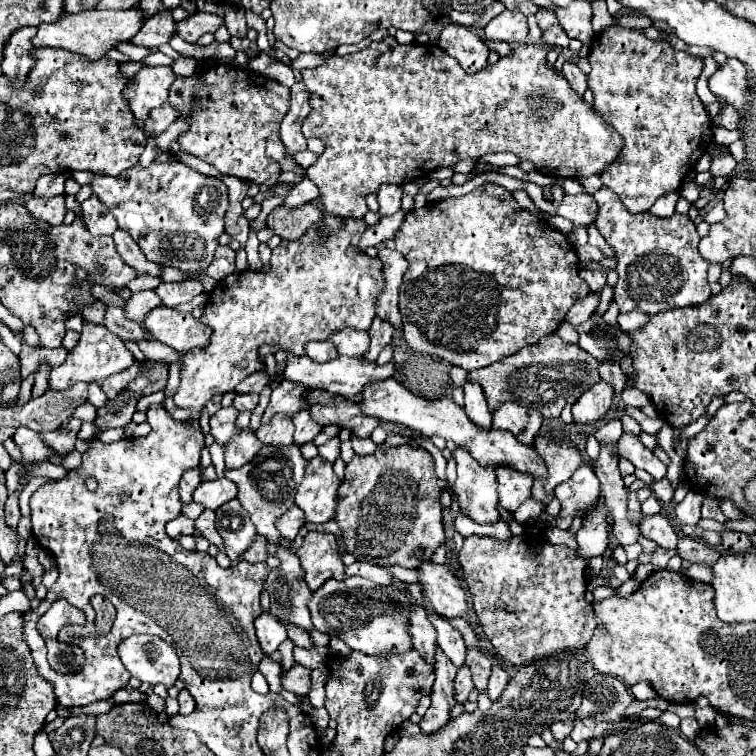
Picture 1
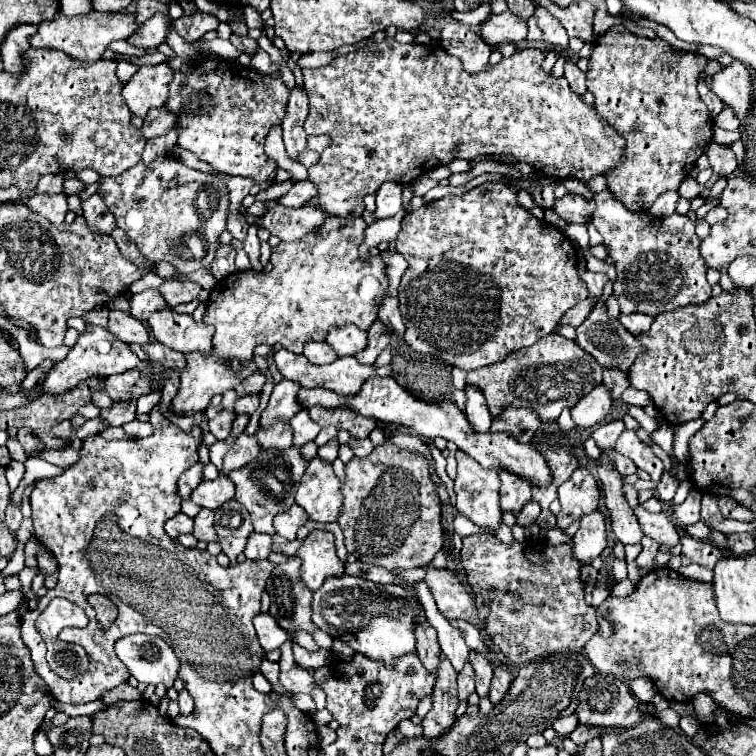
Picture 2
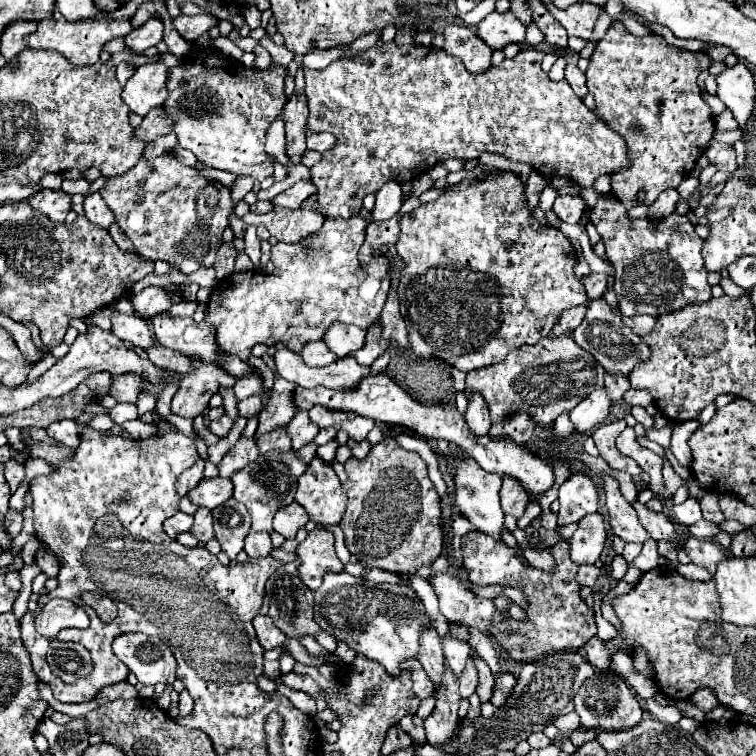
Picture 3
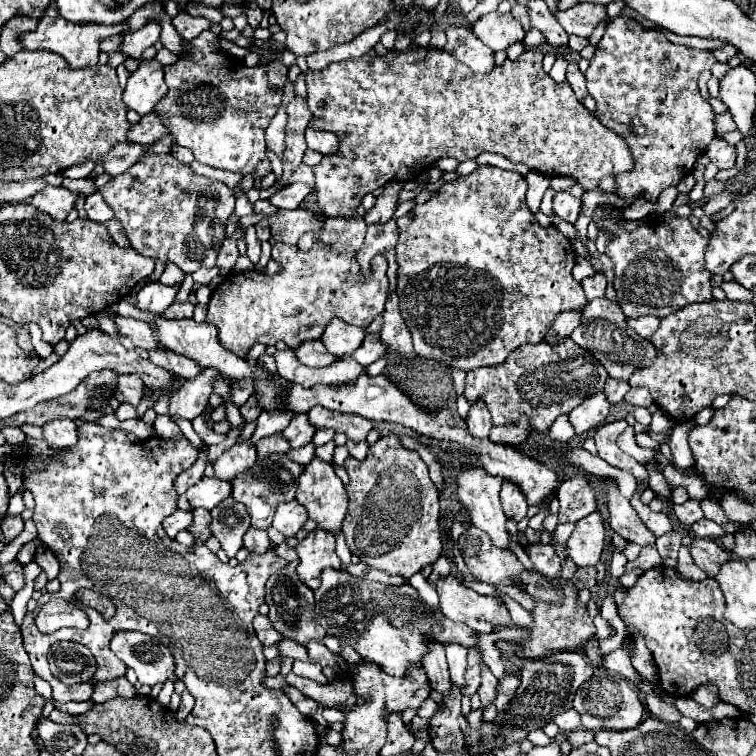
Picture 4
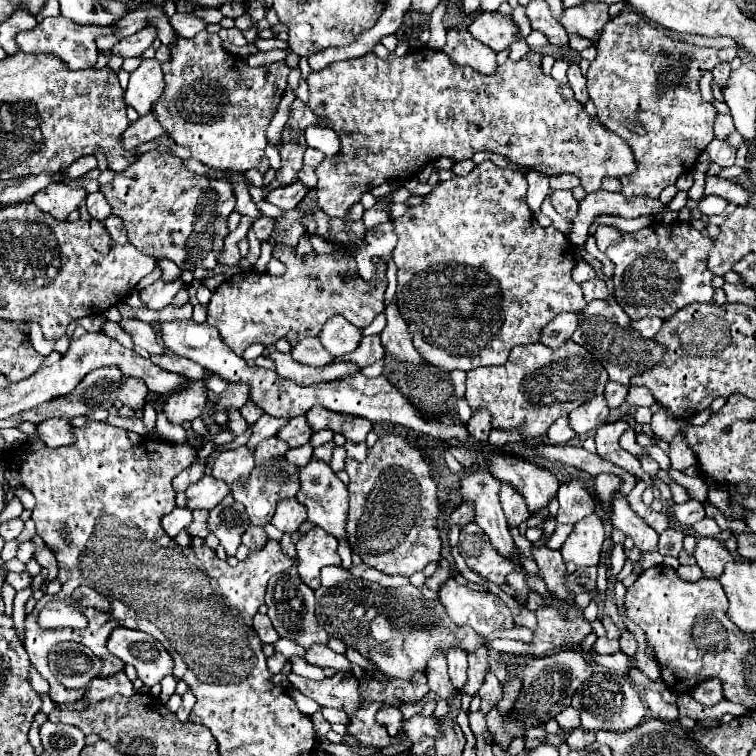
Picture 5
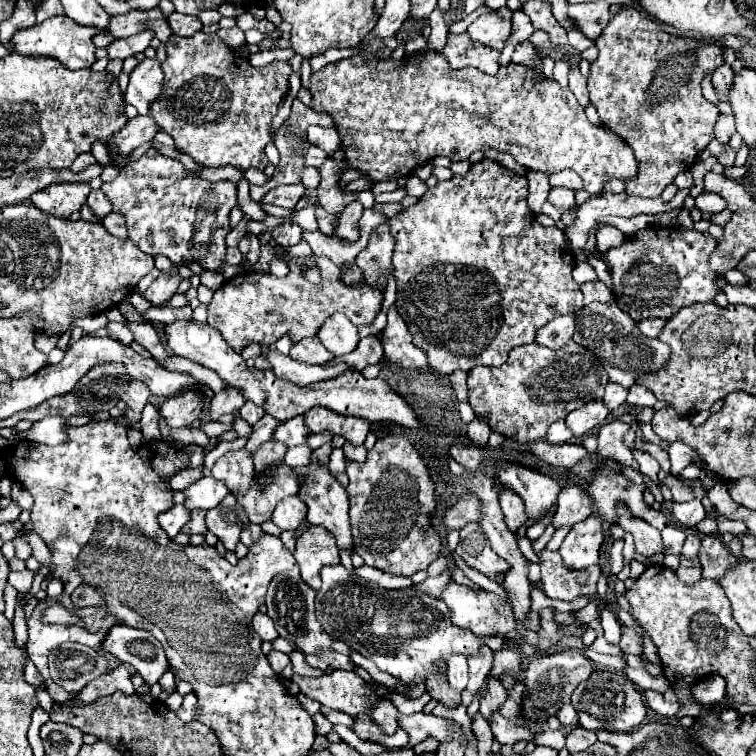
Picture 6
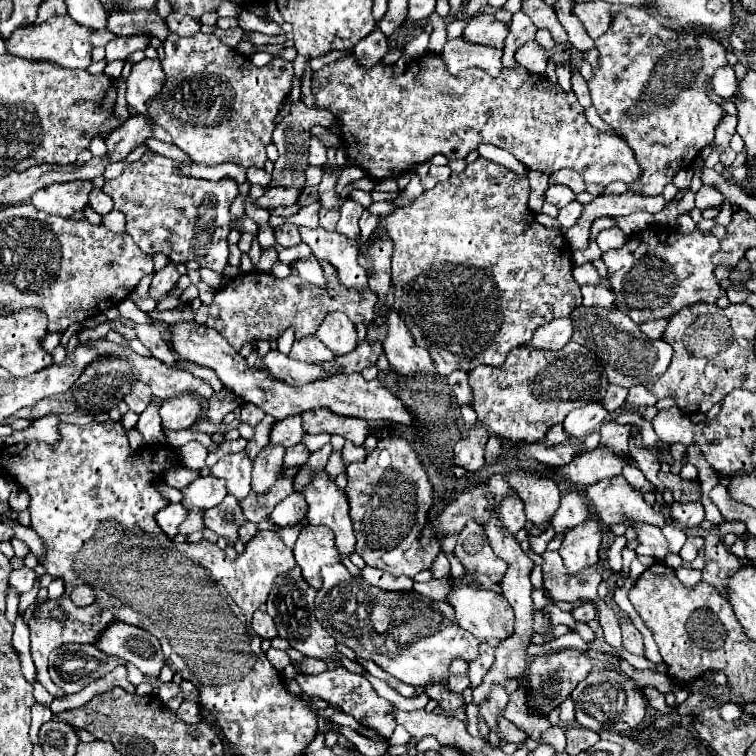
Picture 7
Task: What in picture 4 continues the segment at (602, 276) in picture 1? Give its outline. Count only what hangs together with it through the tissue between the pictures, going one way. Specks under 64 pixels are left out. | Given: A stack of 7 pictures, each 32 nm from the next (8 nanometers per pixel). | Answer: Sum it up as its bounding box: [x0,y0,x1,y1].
[582,274,606,302]

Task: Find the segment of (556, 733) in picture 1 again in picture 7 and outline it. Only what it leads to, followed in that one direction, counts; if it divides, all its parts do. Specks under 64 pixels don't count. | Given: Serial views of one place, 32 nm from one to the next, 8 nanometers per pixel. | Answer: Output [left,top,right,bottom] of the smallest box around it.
[560,698,574,726]

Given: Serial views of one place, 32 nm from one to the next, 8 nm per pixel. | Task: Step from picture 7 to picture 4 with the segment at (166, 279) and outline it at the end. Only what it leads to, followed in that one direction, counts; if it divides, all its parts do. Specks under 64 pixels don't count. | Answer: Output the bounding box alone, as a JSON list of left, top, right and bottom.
[136,284,180,314]

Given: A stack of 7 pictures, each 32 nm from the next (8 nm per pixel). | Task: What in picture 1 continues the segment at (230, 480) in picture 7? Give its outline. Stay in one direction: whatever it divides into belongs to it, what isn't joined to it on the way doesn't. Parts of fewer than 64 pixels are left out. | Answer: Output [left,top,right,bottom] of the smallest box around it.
[210,408,262,468]

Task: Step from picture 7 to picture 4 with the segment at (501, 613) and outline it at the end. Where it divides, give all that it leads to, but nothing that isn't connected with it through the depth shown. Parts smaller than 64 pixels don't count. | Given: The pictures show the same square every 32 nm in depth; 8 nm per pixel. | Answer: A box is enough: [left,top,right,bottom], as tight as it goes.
[436,576,510,634]

